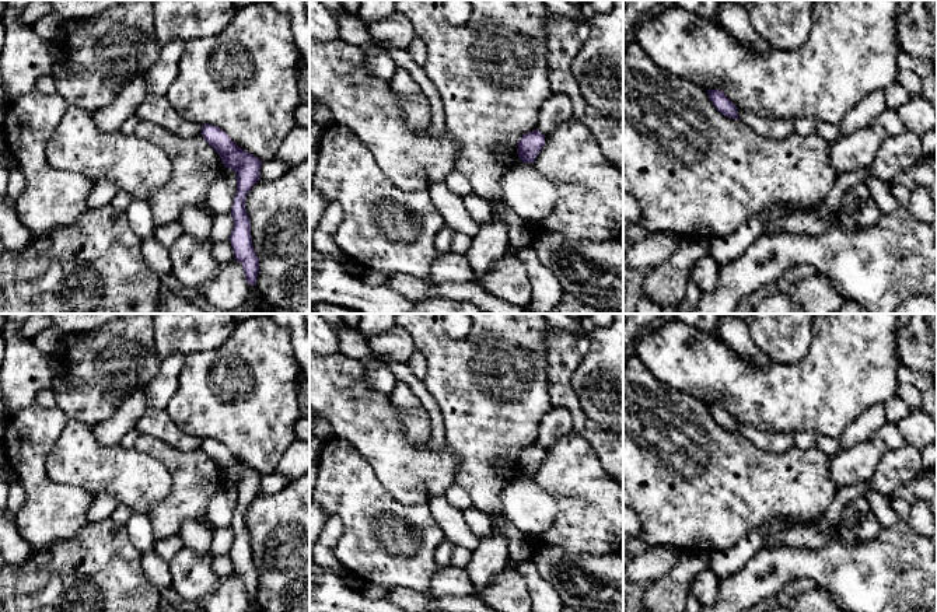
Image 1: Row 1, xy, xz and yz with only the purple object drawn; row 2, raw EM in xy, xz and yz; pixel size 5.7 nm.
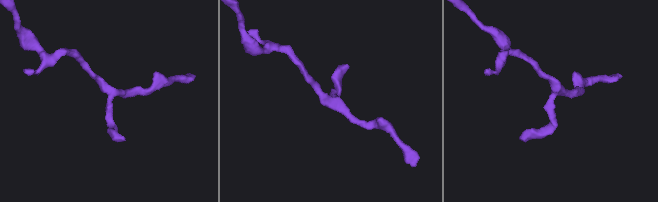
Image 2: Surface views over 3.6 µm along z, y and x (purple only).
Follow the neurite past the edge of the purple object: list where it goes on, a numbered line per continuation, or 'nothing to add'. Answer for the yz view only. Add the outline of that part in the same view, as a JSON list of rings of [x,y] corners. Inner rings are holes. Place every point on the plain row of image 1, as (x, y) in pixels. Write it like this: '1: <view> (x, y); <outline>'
nothing to add

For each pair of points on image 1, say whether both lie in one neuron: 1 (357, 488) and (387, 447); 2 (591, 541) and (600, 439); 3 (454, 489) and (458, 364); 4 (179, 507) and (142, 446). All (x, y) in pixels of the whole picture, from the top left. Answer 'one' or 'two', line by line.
1: two
2: two
3: two
4: one

